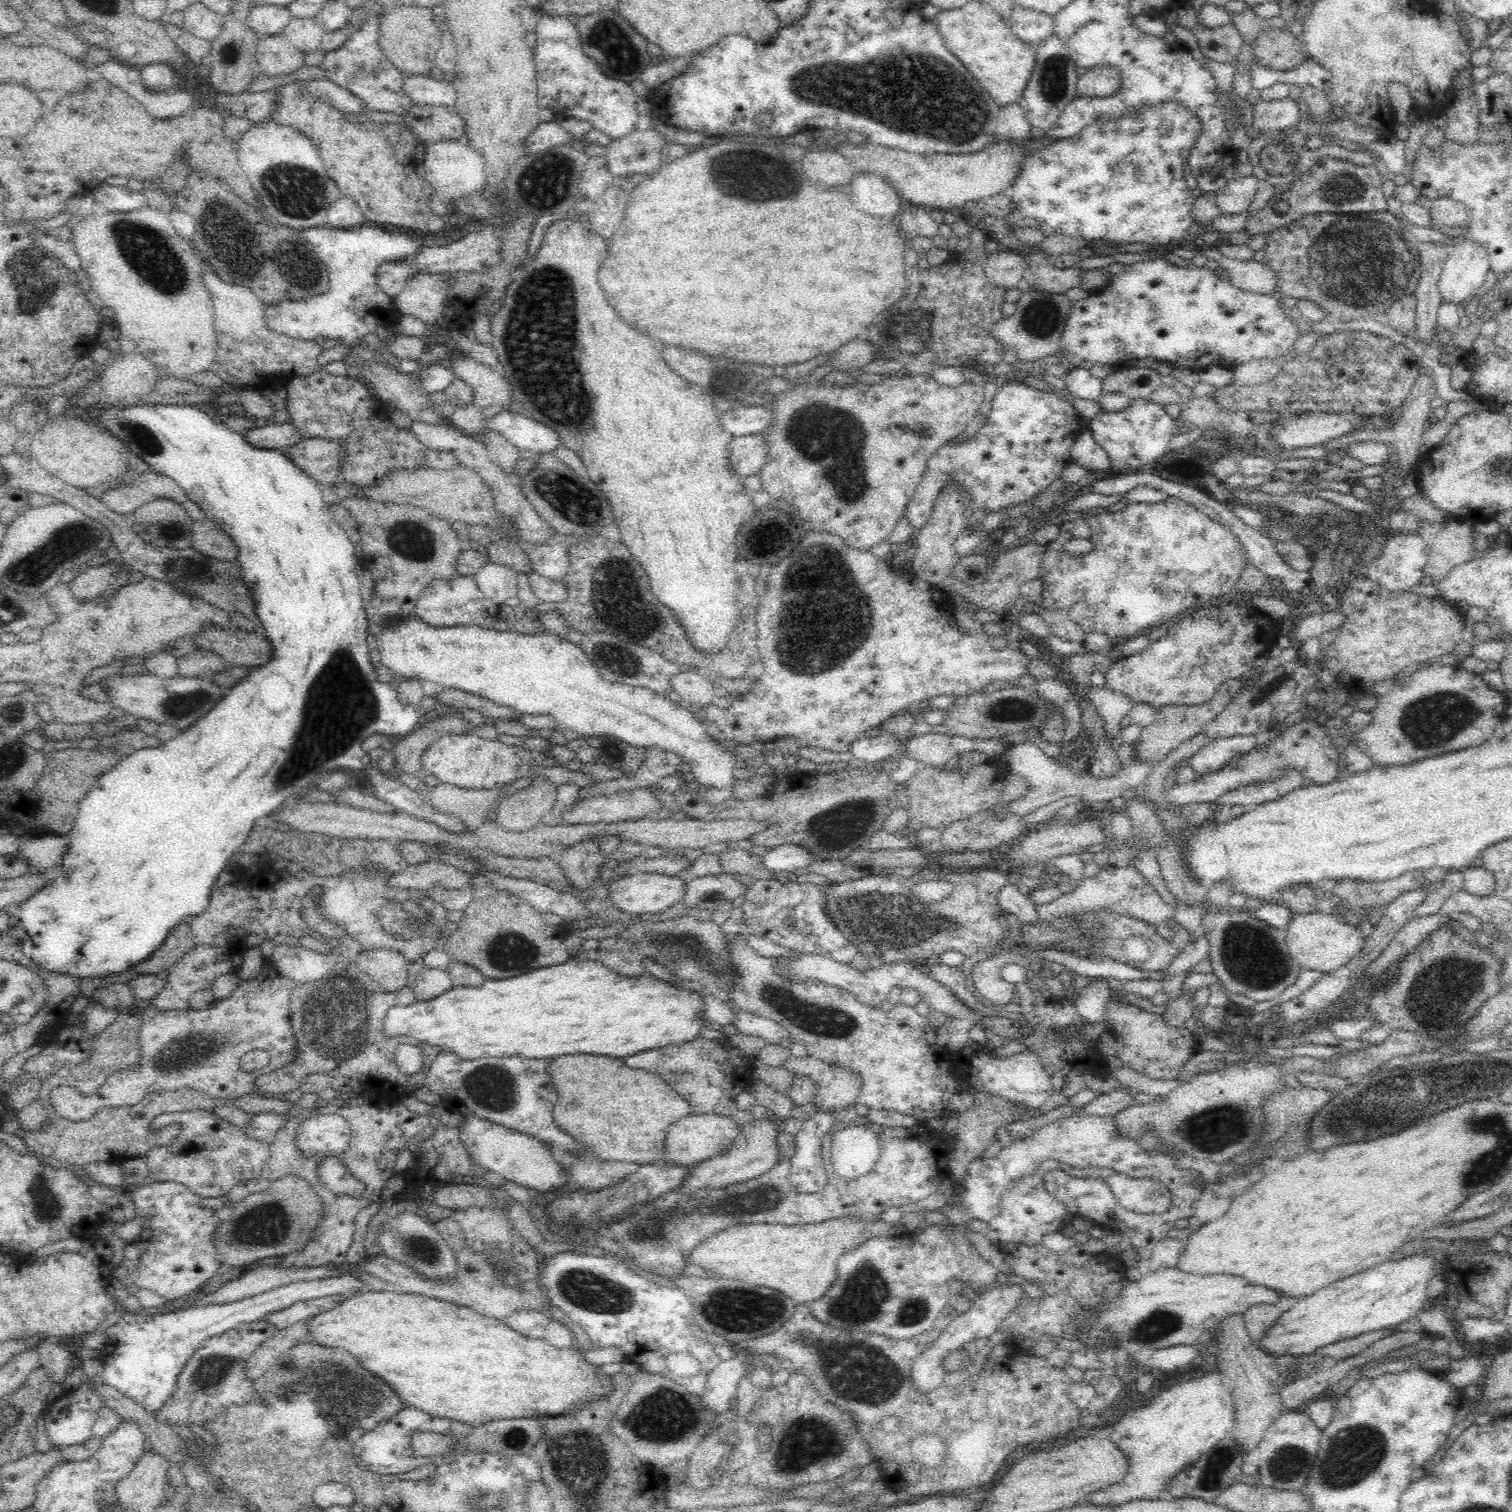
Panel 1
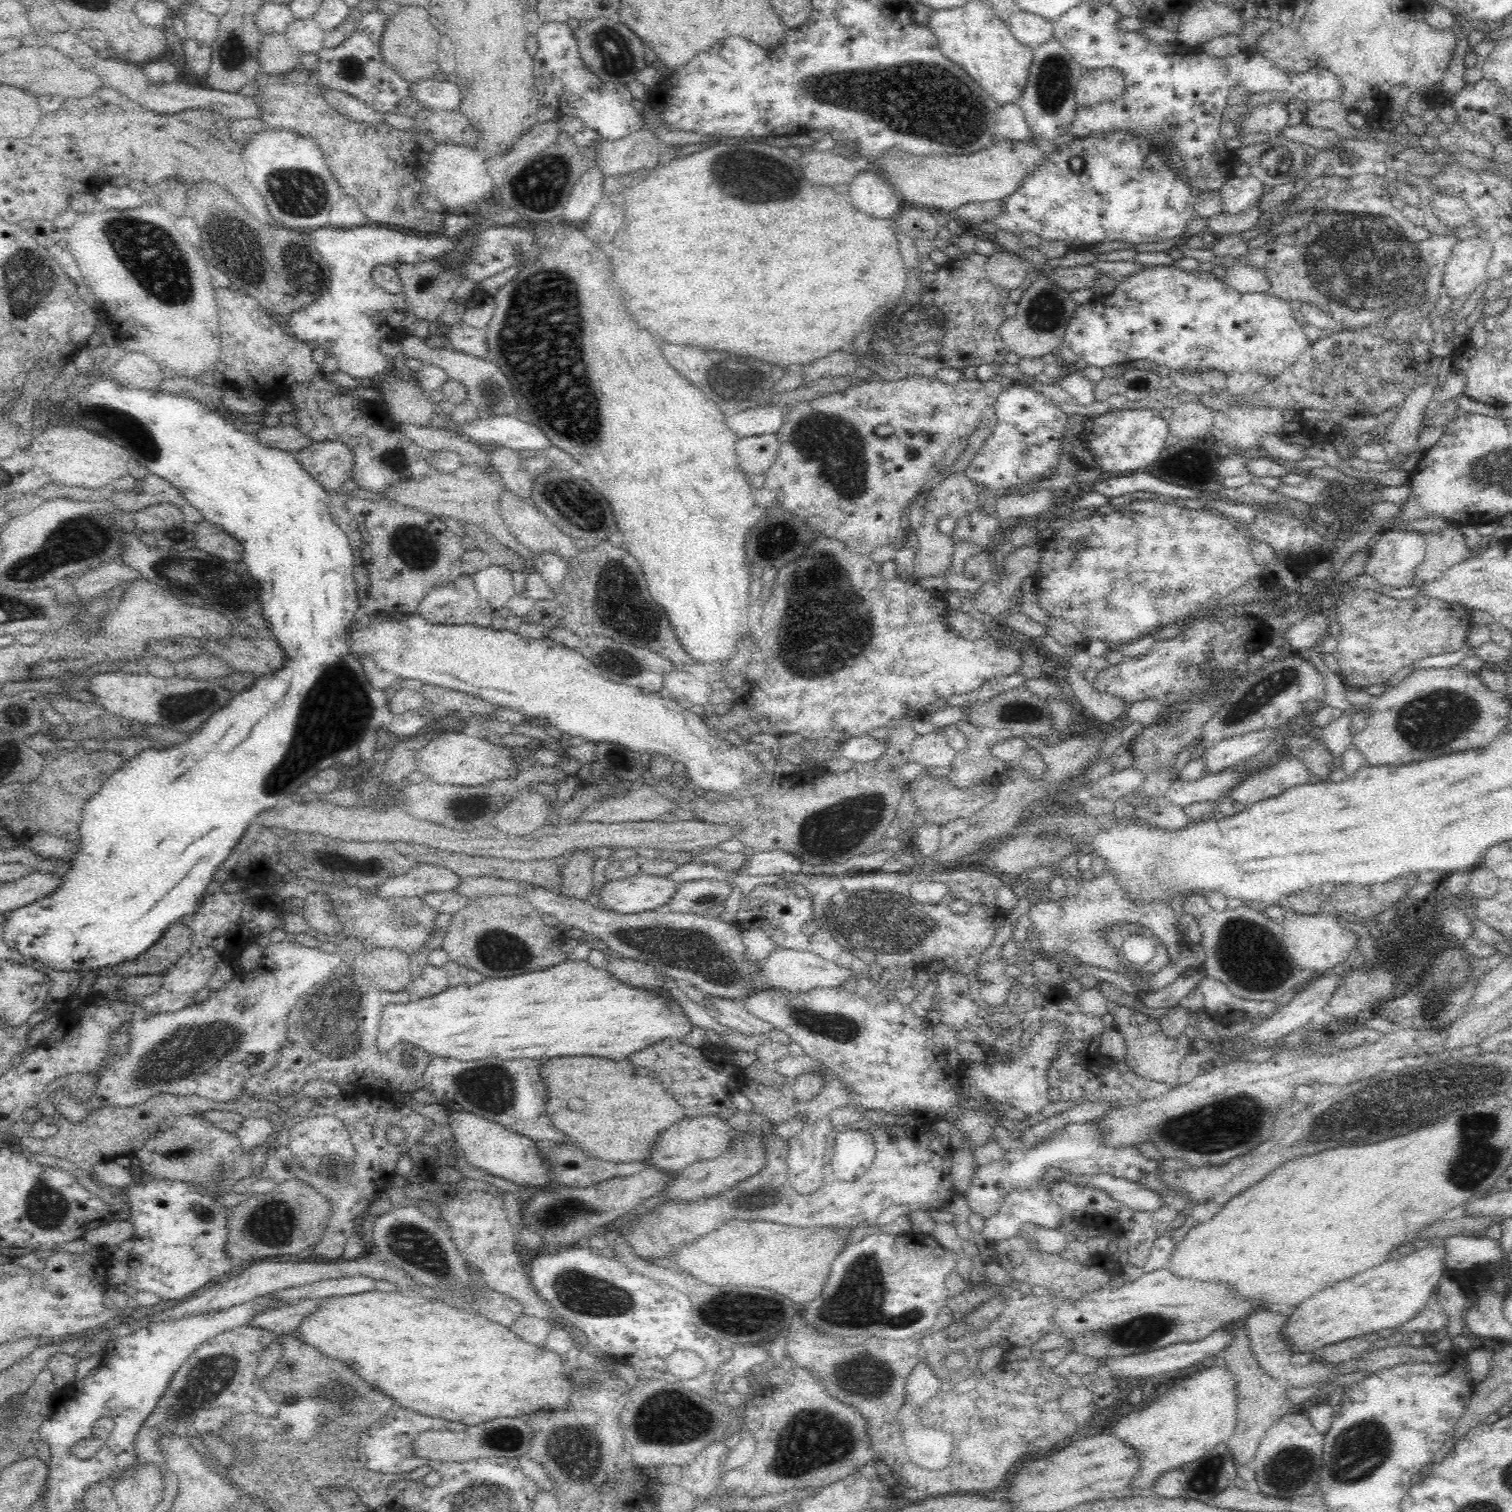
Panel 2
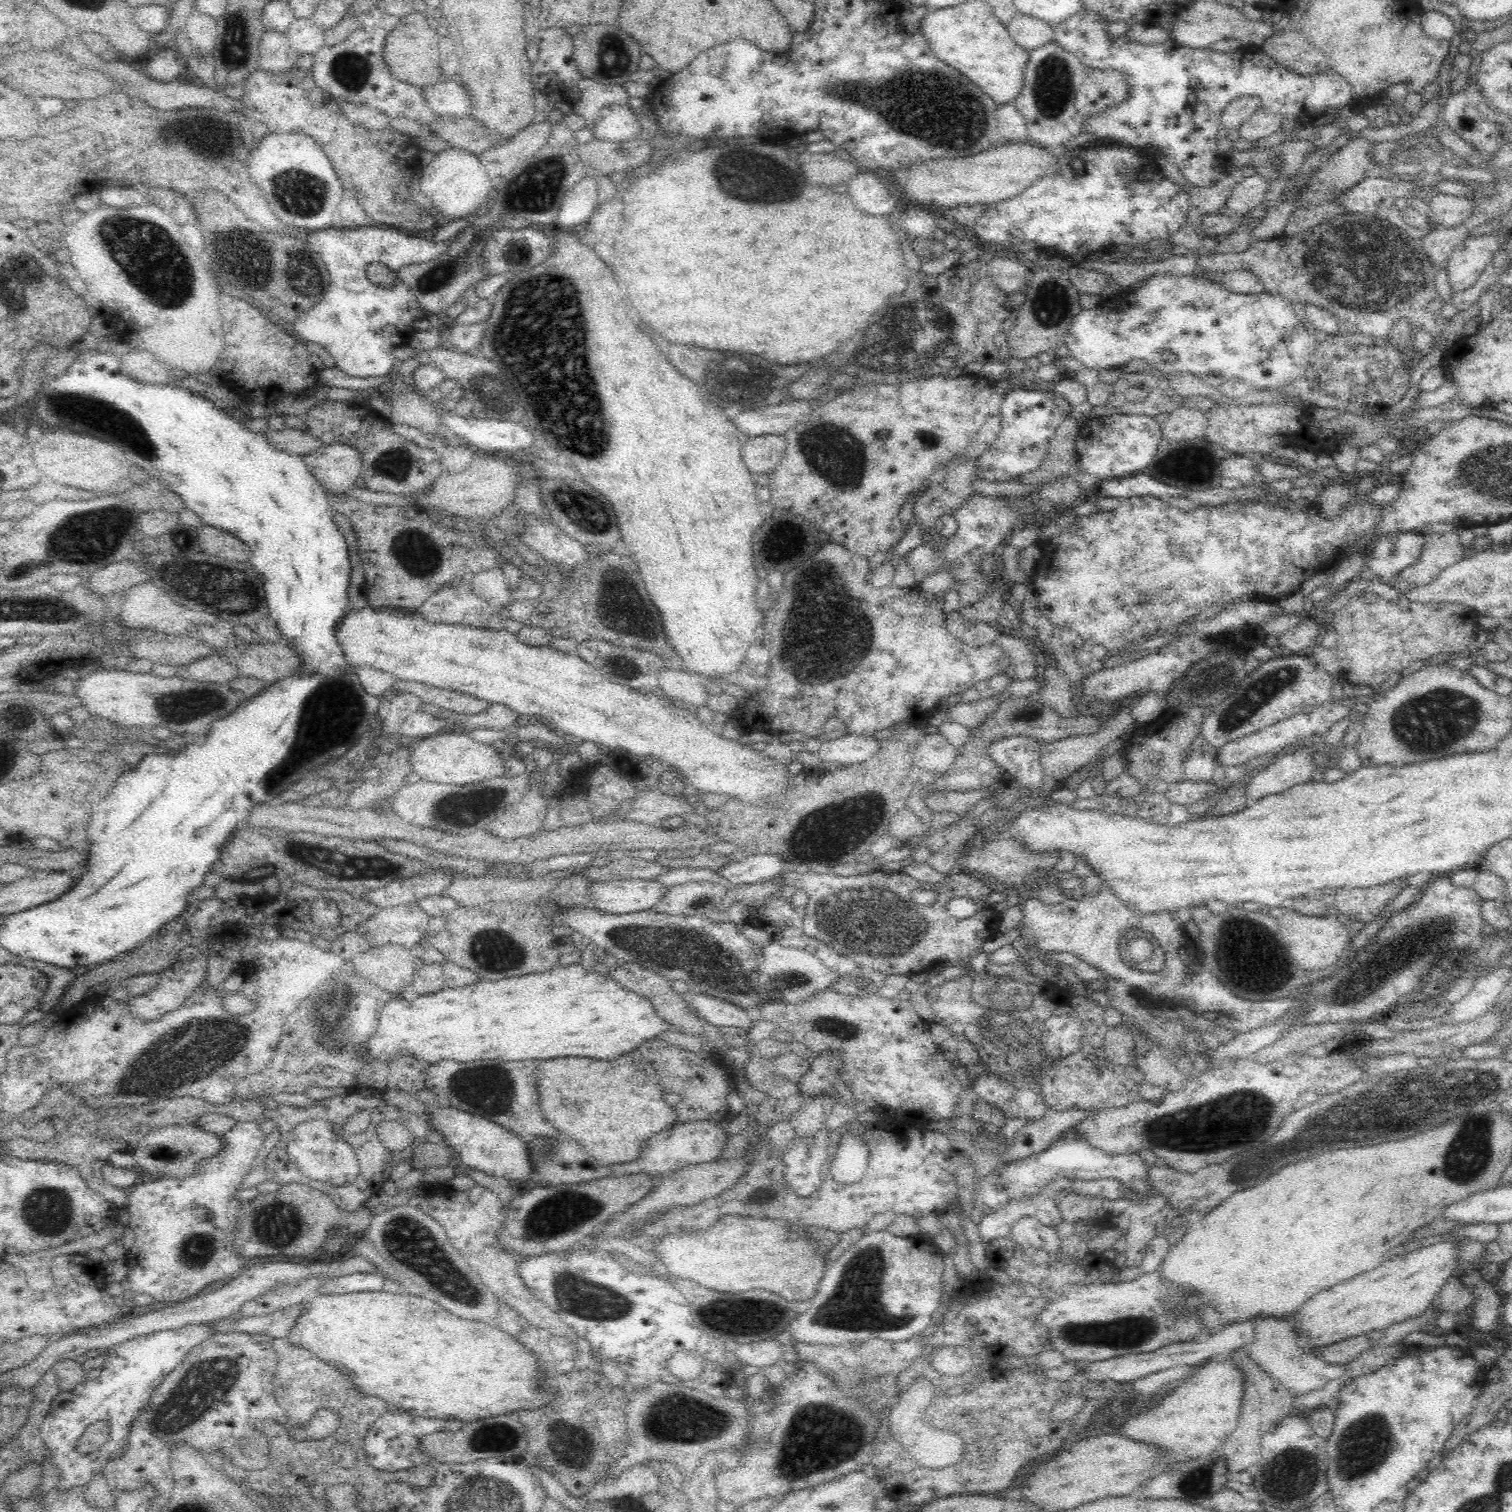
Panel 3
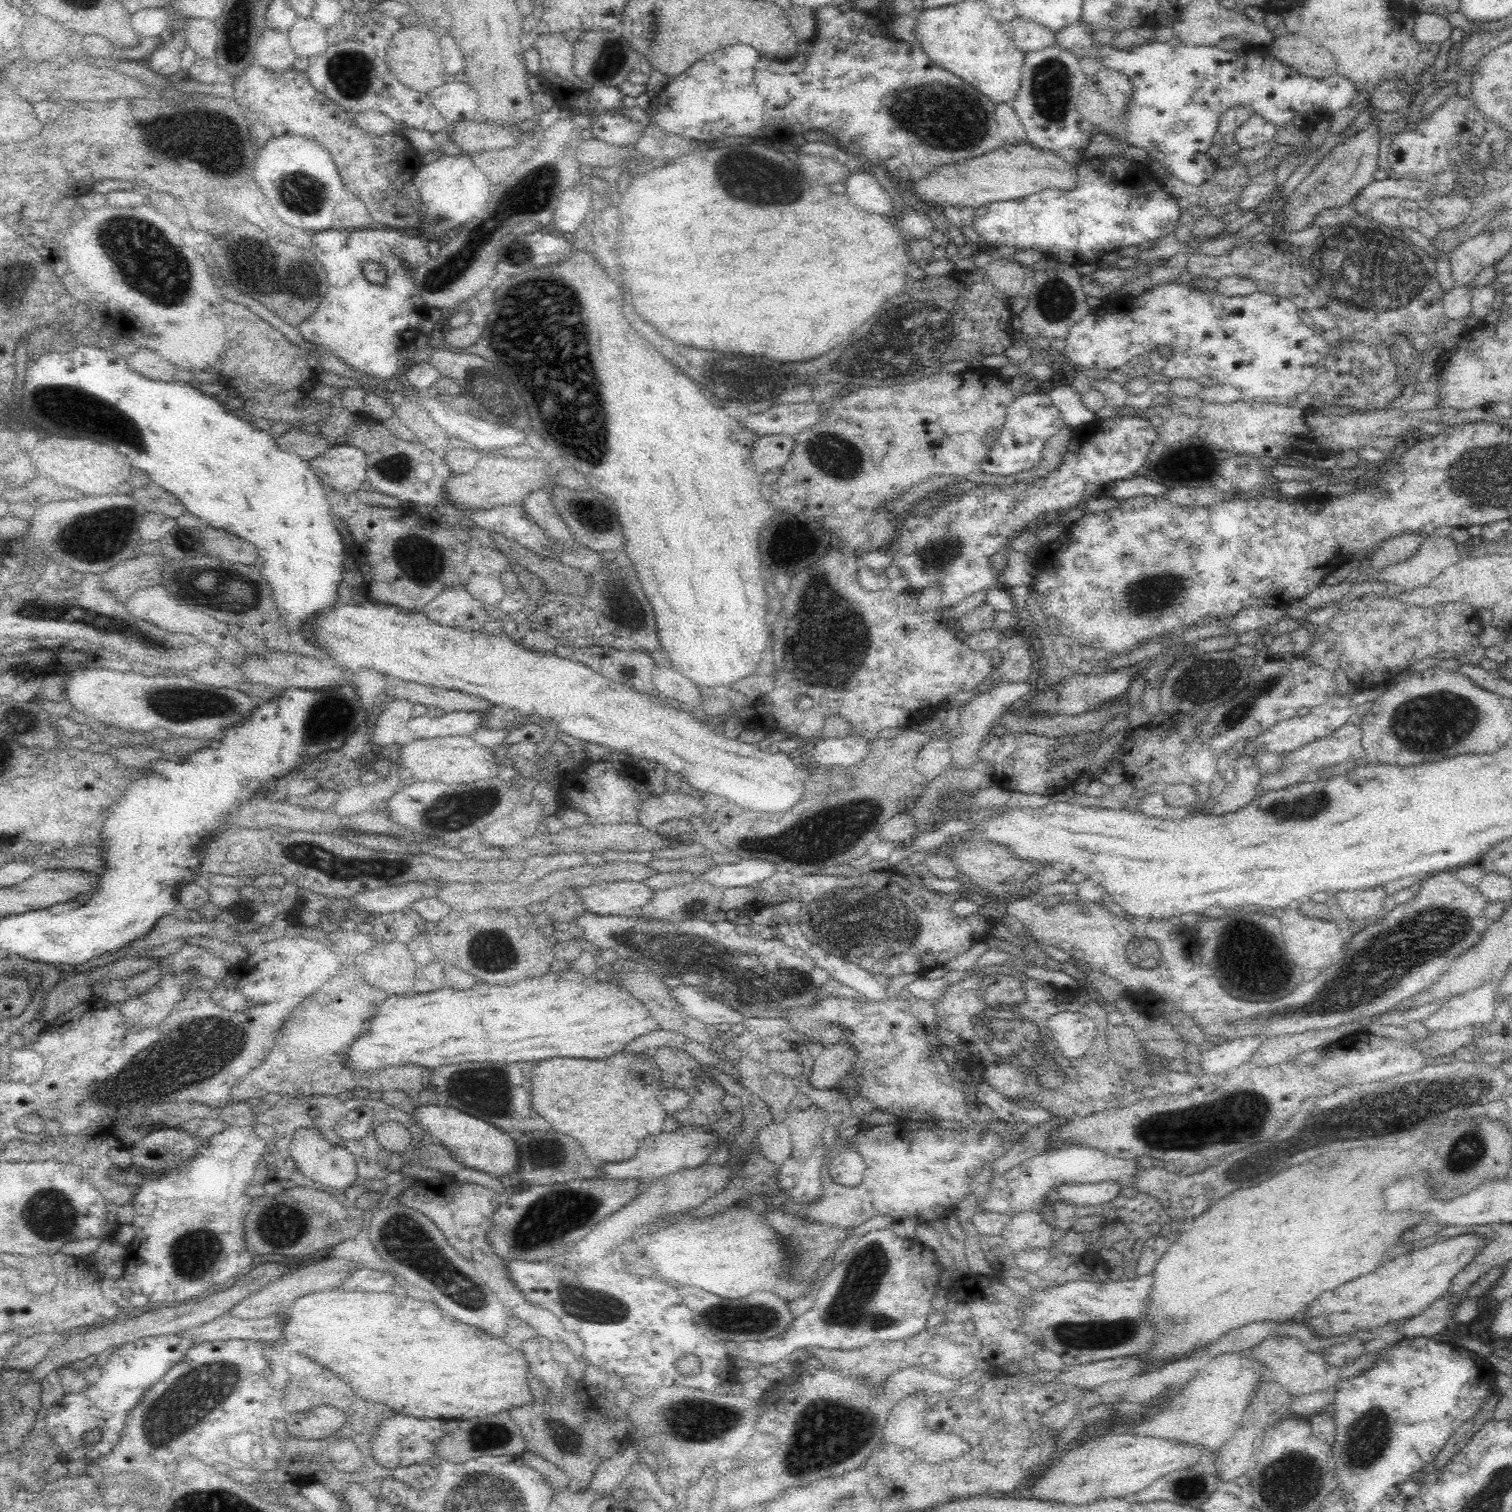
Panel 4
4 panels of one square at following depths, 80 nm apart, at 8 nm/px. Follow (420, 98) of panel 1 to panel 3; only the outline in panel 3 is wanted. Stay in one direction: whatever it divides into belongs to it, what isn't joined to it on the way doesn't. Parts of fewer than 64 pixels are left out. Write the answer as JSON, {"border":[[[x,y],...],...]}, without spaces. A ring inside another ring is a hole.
{"border":[[[440,80],[437,83],[422,88],[427,105],[441,116],[468,117],[470,116],[471,98],[460,82]]]}

